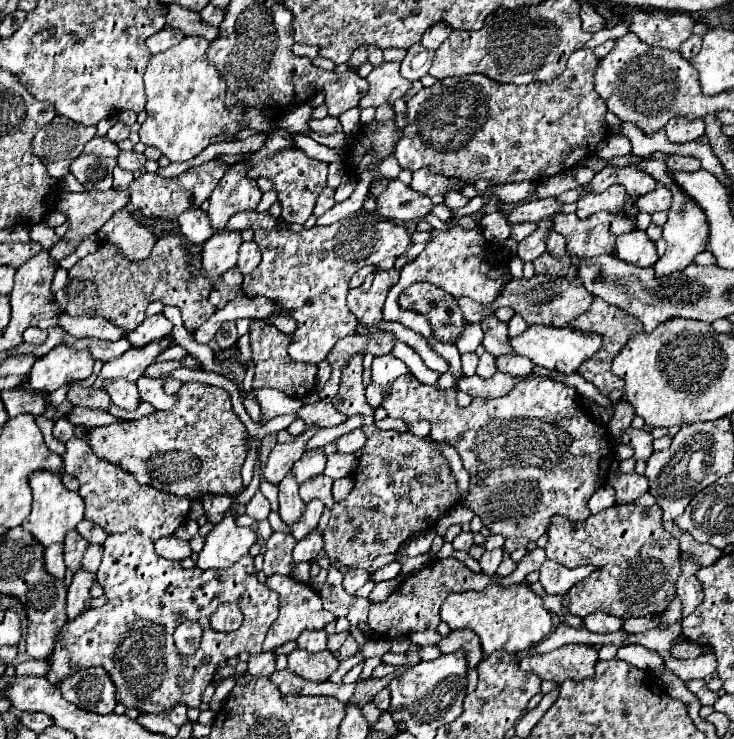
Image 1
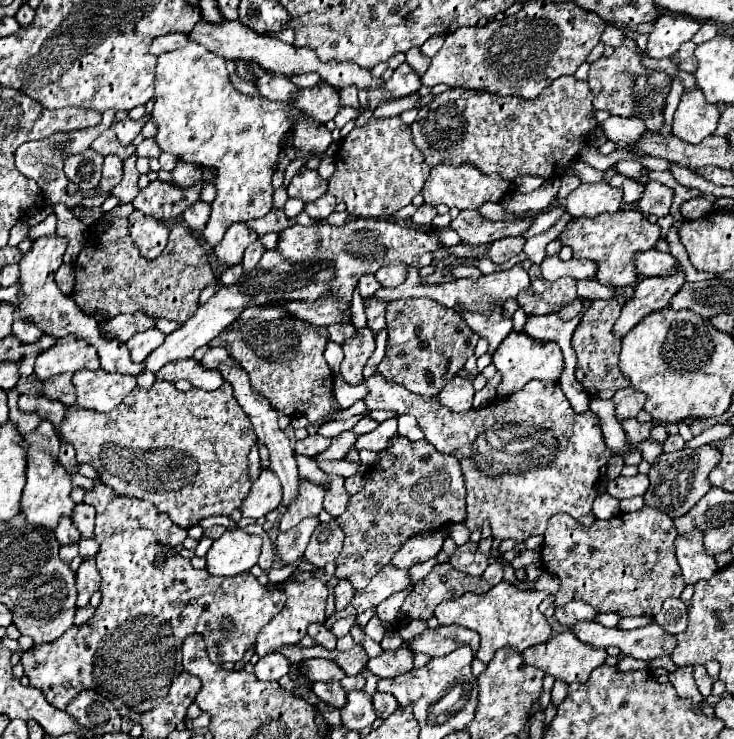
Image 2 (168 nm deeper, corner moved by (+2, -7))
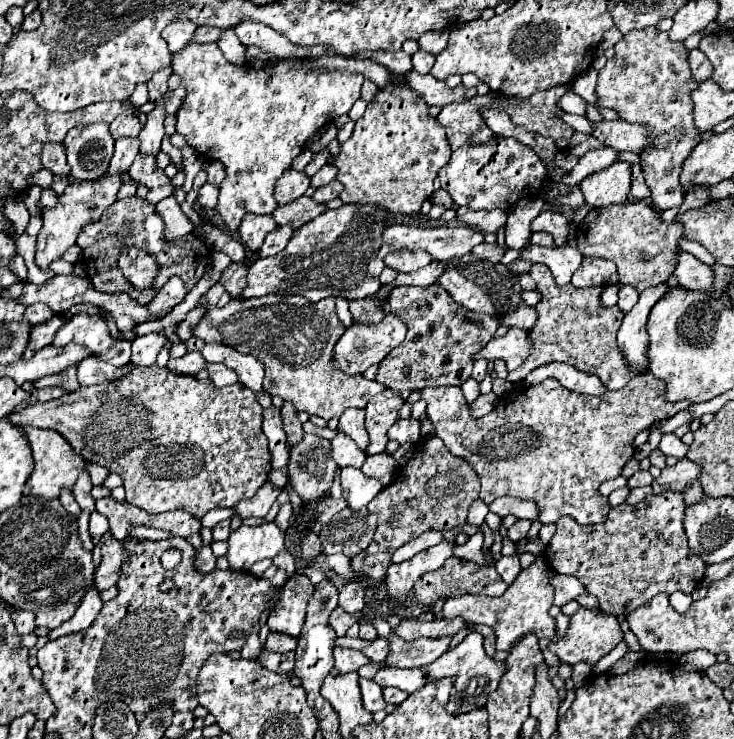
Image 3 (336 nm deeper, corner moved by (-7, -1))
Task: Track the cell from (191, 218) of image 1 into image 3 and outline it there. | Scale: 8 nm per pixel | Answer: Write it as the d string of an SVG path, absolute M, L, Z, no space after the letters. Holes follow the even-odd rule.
M205 182L205 184L199 188L197 204L199 204L203 210L213 210L213 208L217 206L217 194L219 194L219 186Z

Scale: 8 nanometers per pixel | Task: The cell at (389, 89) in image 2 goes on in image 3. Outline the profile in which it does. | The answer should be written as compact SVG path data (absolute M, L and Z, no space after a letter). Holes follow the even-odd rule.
M419 50L417 54L413 54L413 68L415 68L419 74L427 74L427 72L431 70L433 62L435 62L435 54L431 54L431 52Z

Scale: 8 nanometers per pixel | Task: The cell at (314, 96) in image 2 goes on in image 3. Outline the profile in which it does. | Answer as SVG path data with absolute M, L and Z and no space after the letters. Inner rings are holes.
M189 44L181 52L173 54L173 70L183 76L183 86L187 88L187 98L177 112L177 132L183 134L191 148L195 148L203 158L213 158L223 162L227 178L221 182L217 214L225 222L229 232L237 232L239 222L245 214L271 214L277 208L273 186L291 168L297 154L303 152L307 140L315 136L325 124L333 122L341 114L347 114L355 100L359 100L363 76L359 72L347 70L311 70L295 60L295 68L287 60L277 62L277 66L253 68L235 66L227 62L217 44Z

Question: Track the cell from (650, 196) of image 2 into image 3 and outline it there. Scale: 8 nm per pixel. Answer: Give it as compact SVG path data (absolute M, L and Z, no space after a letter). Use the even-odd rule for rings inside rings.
M643 28L643 30L631 30L615 44L615 58L607 62L603 70L599 70L599 82L595 88L597 104L601 108L611 108L619 114L621 120L631 124L643 124L649 144L639 152L641 168L647 186L651 188L651 198L655 208L667 210L667 208L679 208L683 202L683 188L679 184L679 172L681 166L691 154L691 148L695 148L701 142L701 130L695 130L693 124L693 102L691 92L697 86L697 80L693 78L687 62L687 48L683 42L671 42L667 32L661 32L657 28Z

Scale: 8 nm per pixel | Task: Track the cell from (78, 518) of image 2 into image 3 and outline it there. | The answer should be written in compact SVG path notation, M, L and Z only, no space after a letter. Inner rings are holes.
M83 470L75 482L75 488L73 488L73 496L77 500L77 504L81 506L81 510L87 510L87 512L93 512L95 510L95 500L91 498L91 476L87 474L87 470Z

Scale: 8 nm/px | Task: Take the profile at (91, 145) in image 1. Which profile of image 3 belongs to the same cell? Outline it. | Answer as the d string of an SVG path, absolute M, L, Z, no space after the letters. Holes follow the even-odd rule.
M119 114L119 118L115 118L111 122L111 136L123 138L123 136L137 136L141 132L141 122L135 114Z

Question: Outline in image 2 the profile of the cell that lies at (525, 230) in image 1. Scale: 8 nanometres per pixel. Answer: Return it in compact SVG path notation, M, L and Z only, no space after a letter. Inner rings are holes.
M524 236L496 240L496 242L492 242L492 244L488 246L488 250L486 250L484 256L488 256L488 258L490 258L492 262L496 262L496 264L504 264L504 262L508 262L512 256L516 256L516 254L522 252L524 242L526 242Z

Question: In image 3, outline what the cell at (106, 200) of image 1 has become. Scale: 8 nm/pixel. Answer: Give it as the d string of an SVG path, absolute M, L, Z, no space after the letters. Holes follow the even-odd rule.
M167 90L165 98L147 114L147 122L145 122L145 128L141 130L139 134L139 140L141 140L141 152L147 152L147 154L157 154L159 152L159 144L161 144L161 138L165 136L165 130L163 130L163 120L165 120L165 102L167 98L171 96L171 90Z

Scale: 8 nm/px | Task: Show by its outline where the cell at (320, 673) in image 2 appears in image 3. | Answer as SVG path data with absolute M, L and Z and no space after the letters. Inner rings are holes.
M341 646L335 648L335 668L339 672L343 672L343 674L345 672L355 672L365 664L373 664L373 662L363 652L351 650L351 648L341 648Z

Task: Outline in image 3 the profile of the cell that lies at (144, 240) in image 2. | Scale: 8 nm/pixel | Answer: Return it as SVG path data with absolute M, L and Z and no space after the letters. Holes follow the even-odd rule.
M171 196L157 204L157 214L165 222L165 240L177 240L193 232L193 222L185 216L179 202Z

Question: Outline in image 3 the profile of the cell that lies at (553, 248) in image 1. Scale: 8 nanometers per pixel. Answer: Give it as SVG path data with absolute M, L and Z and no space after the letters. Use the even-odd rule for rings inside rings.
M621 286L621 290L619 290L619 306L621 306L621 312L627 314L635 306L637 300L639 300L639 292L635 288Z

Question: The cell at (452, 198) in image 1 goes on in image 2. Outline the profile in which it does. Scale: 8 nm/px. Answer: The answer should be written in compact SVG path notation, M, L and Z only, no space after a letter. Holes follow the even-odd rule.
M484 202L484 204L478 208L478 212L480 212L482 216L490 218L490 220L506 220L506 218L508 218L508 220L514 220L514 214L504 212L502 206L496 204L496 202Z

